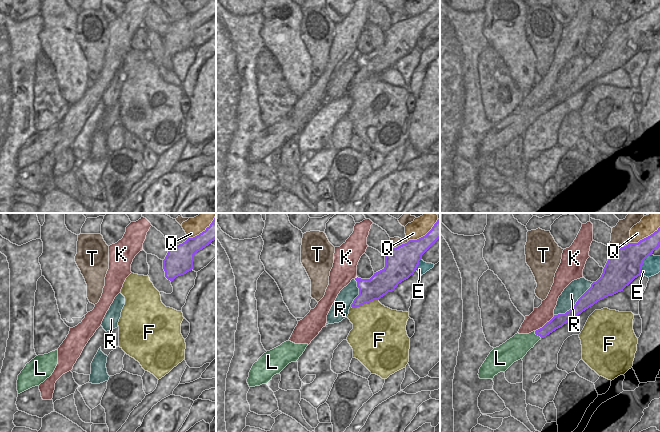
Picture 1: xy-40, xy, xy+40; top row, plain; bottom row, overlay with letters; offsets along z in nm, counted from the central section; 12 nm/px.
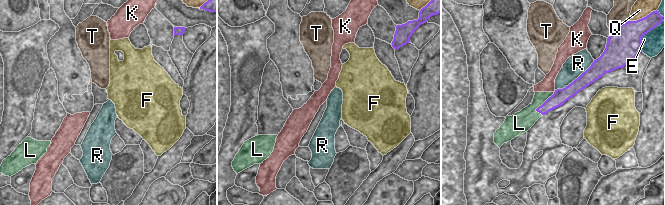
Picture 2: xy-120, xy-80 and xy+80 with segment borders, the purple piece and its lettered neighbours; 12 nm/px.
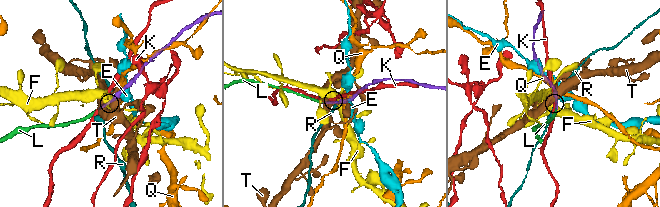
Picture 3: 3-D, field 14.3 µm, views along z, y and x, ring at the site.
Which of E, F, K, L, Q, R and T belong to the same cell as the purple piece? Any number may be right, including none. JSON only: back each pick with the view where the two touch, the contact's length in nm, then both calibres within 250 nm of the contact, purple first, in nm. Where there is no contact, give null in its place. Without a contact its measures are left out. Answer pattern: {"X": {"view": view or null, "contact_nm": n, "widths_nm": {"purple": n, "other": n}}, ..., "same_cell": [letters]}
{"L": {"view": "xy+40", "contact_nm": 130, "widths_nm": {"purple": 140, "other": 260}}, "same_cell": ["L"]}

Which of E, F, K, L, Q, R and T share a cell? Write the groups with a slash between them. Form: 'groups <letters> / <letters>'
groups E / F / K / L / Q / R / T

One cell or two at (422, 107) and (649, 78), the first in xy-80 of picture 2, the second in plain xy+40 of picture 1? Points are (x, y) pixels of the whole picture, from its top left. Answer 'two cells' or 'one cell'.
one cell

